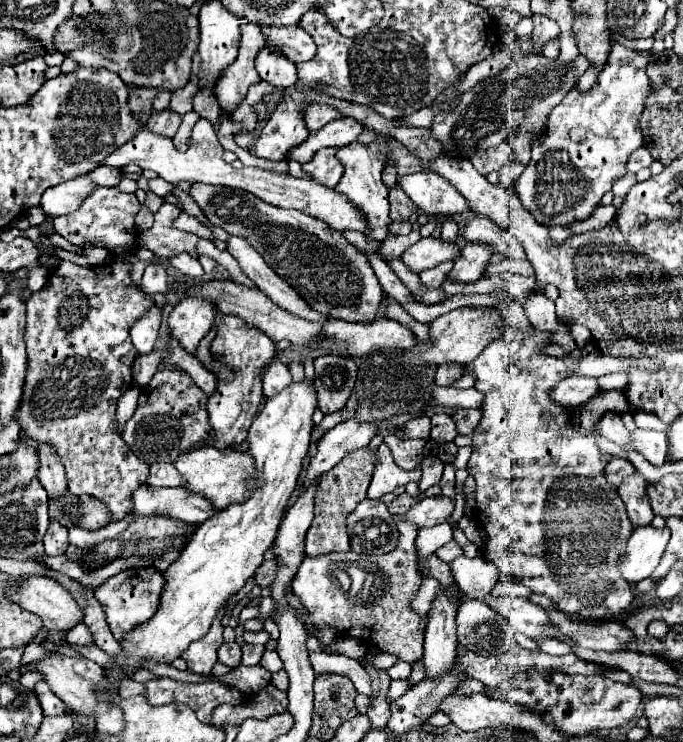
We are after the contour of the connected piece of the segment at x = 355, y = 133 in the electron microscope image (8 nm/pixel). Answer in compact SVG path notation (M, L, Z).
M341 117L331 123L327 123L323 129L311 133L307 141L301 147L295 147L291 151L289 159L297 159L299 163L307 163L315 151L323 147L335 147L335 145L347 145L355 141L363 133L365 125L353 117Z

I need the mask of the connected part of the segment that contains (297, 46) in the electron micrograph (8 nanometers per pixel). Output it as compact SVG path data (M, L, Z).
M299 25L295 27L263 27L265 43L271 45L279 55L287 57L291 63L307 61L315 55L315 43L309 33Z

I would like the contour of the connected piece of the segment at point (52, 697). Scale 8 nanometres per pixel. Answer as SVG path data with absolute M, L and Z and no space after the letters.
M39 681L35 685L35 695L39 697L39 703L45 715L61 715L67 711L67 705L49 689L49 685L45 685L45 681Z

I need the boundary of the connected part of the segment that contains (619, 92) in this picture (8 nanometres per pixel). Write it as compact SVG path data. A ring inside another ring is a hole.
M612 42L611 53L607 57L605 69L599 73L597 83L587 93L579 93L577 89L569 91L565 99L551 111L543 143L531 147L531 161L521 173L521 177L515 181L515 191L523 207L535 217L539 225L571 227L573 223L591 217L601 197L611 191L611 185L619 177L627 173L625 163L629 155L643 145L639 117L645 97L651 91L645 67L649 65L652 56L649 51L635 51L623 47L621 43Z

